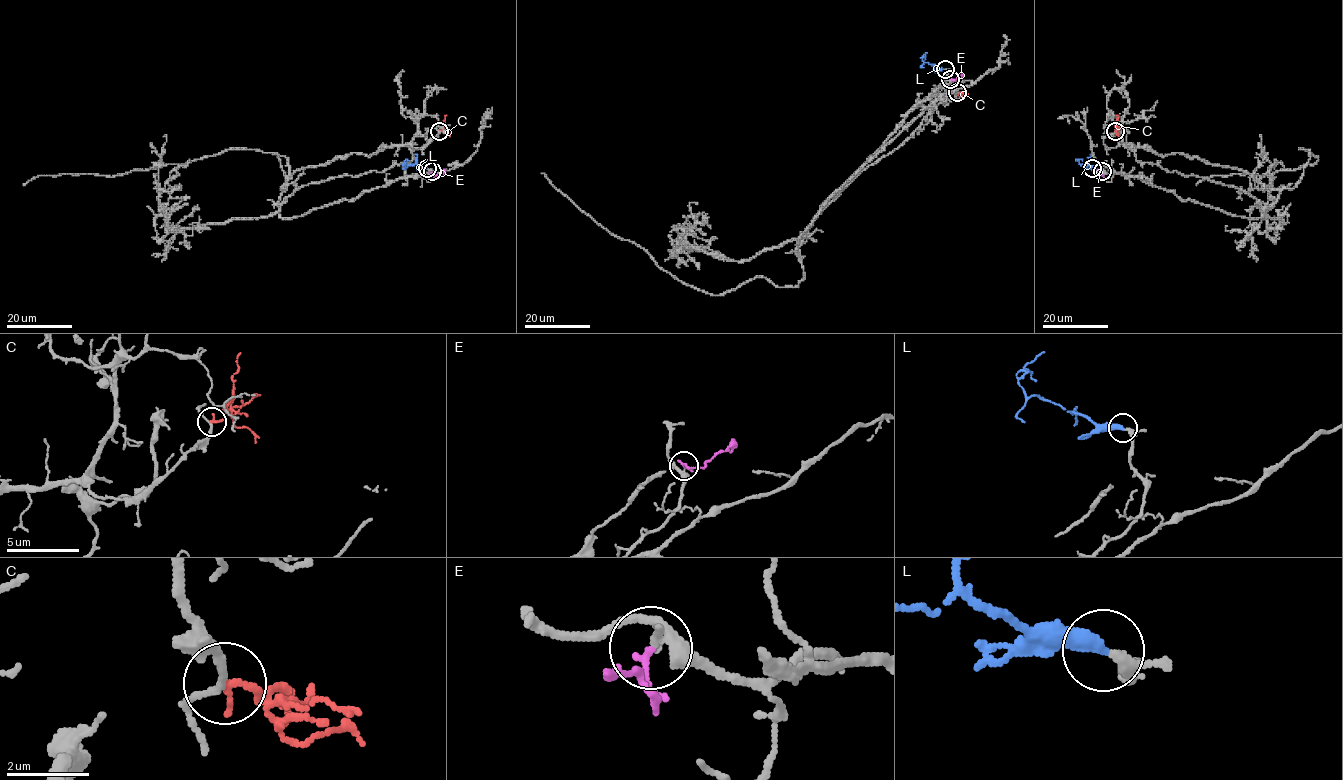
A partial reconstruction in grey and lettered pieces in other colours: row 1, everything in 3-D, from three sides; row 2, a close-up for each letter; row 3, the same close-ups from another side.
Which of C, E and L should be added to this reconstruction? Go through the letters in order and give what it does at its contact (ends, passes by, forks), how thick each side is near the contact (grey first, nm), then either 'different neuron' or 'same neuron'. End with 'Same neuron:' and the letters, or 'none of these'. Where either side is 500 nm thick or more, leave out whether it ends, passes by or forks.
C: it ends; calibres 140 and 190 nm; different neuron
E: it ends; calibres 300 and 160 nm; different neuron
L: it ends; calibres 200 and 380 nm; same neuron
Same neuron: L

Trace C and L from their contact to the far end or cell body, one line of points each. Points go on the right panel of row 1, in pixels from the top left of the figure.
C: (1115, 131), (1118, 115)
L: (1092, 168), (1075, 160)

